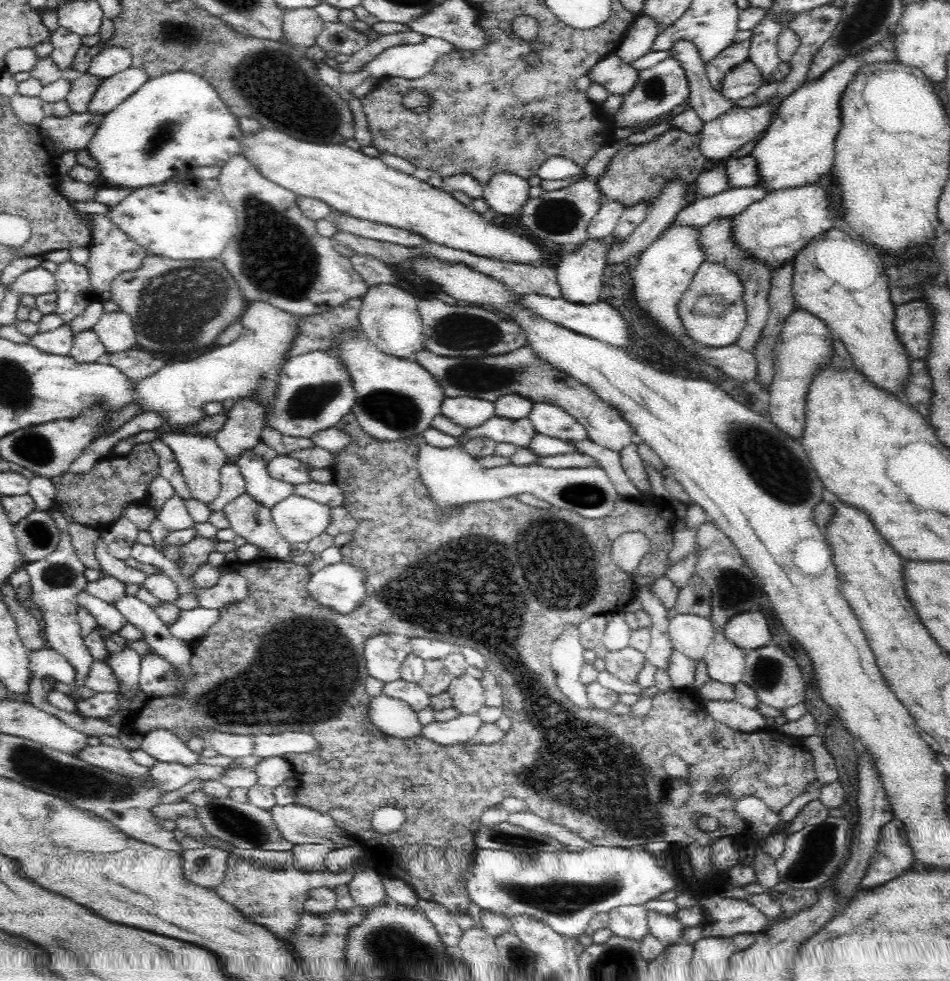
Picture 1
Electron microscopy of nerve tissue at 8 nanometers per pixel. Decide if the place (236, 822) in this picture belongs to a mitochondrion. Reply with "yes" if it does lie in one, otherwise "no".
yes

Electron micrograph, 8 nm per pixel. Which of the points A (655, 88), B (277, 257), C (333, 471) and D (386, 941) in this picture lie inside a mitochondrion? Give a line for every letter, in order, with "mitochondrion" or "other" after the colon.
A: mitochondrion
B: mitochondrion
C: other
D: mitochondrion

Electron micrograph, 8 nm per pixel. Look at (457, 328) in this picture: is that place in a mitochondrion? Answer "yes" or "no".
yes

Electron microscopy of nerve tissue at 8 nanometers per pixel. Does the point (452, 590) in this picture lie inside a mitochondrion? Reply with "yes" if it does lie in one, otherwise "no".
yes

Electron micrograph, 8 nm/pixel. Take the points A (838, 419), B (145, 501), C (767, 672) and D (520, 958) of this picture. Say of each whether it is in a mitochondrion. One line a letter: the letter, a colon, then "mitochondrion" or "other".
A: other
B: other
C: mitochondrion
D: mitochondrion

